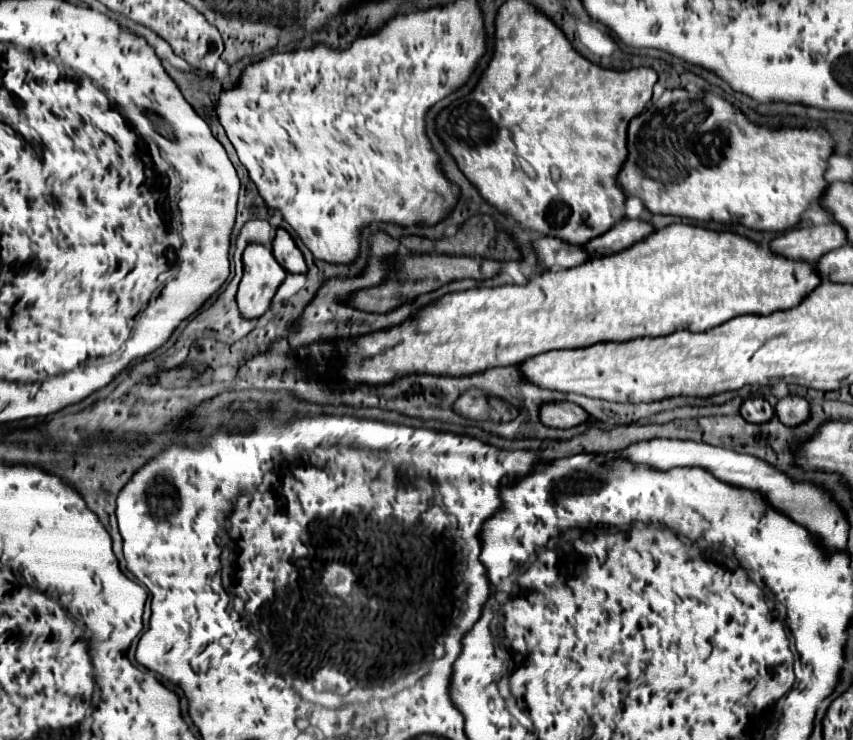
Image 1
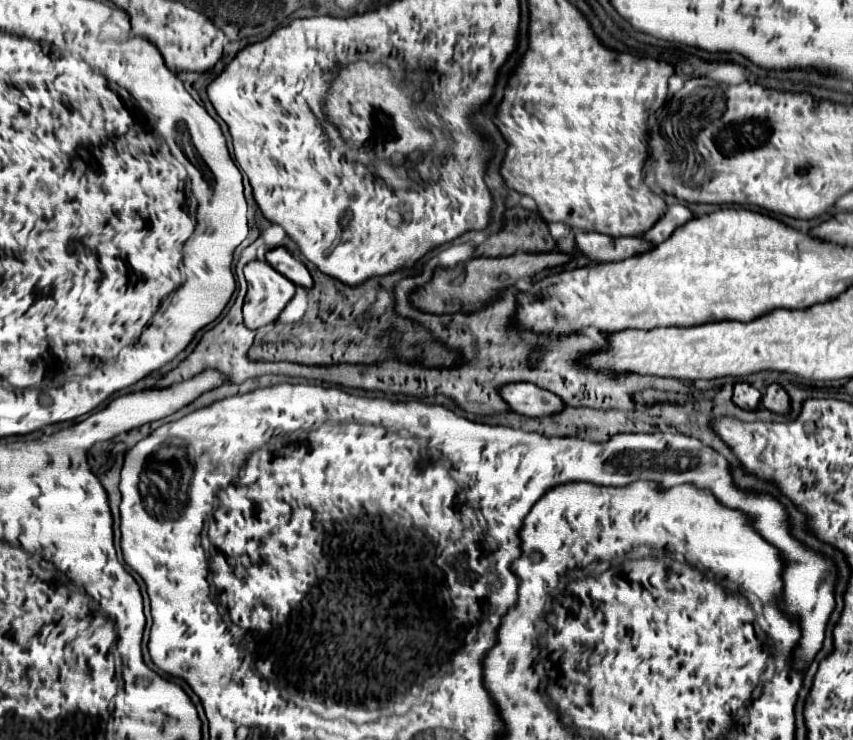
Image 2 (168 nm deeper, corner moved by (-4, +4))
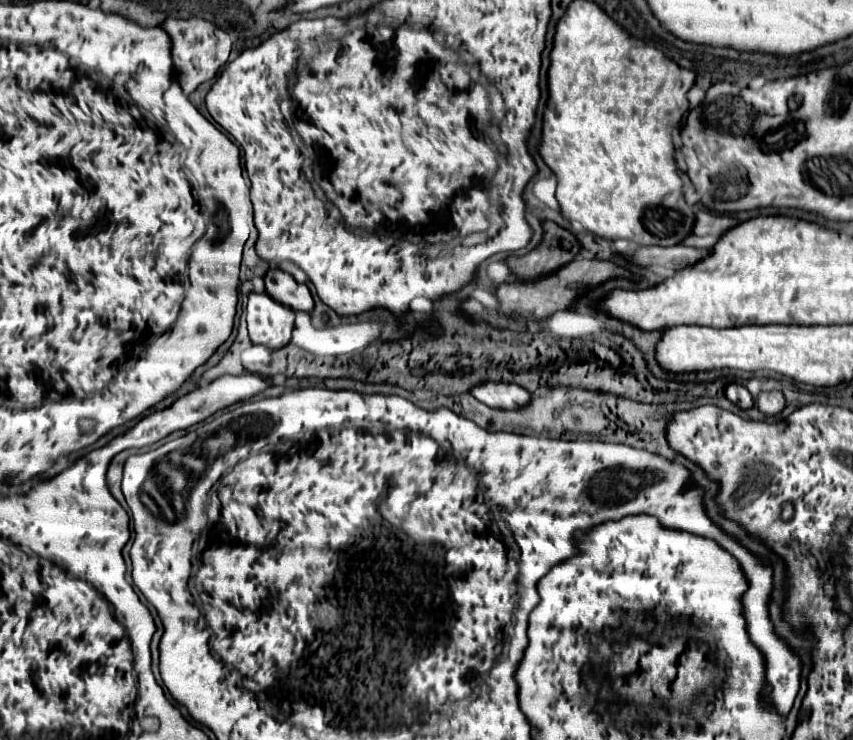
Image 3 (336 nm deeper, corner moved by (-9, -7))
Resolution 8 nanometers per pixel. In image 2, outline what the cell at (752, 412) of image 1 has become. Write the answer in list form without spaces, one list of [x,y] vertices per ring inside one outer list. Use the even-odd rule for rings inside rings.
[[[738,382],[734,386],[732,402],[744,410],[756,410],[760,406],[760,398],[762,398],[762,394],[748,382]]]

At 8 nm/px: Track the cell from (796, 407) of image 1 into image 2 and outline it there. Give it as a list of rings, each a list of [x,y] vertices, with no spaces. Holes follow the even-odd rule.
[[[770,384],[762,396],[762,406],[776,414],[786,414],[790,408],[790,398],[780,384]]]

